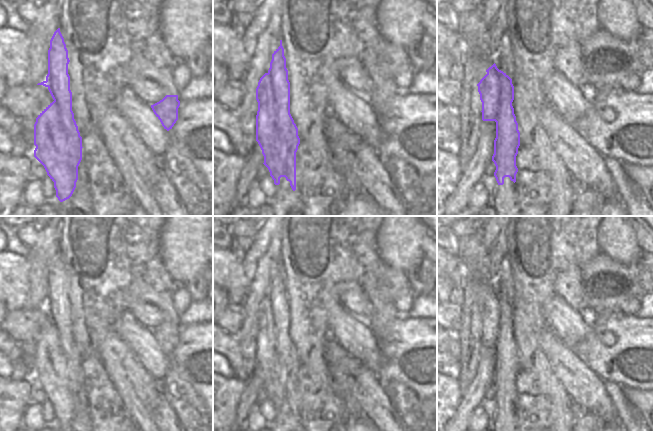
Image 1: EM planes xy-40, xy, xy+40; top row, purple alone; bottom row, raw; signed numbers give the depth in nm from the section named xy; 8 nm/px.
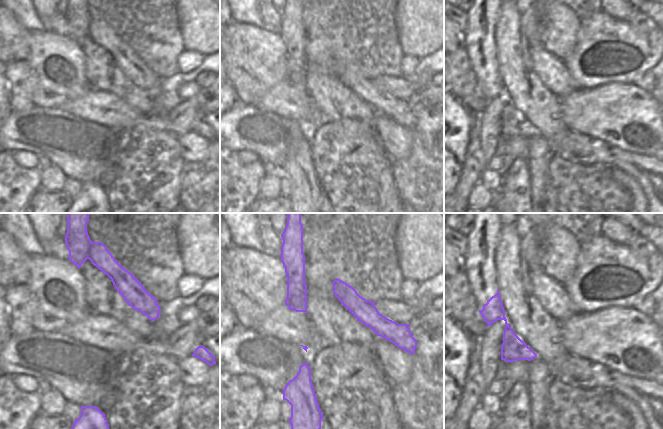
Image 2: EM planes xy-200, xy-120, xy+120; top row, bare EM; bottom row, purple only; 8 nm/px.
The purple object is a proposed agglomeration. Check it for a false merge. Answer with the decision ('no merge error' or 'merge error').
merge error

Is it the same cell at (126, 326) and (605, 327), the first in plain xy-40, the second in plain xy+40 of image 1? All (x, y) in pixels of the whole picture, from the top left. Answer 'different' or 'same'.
different

